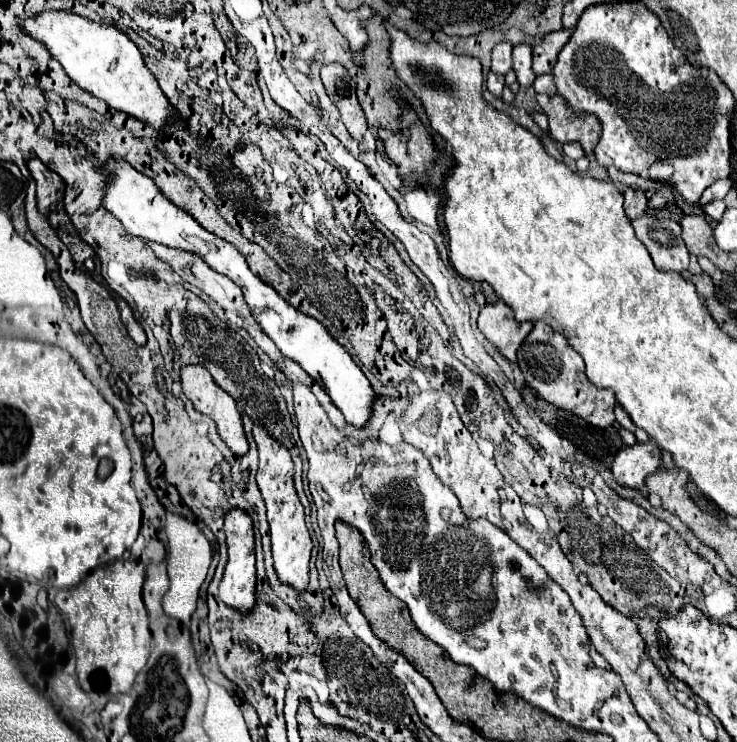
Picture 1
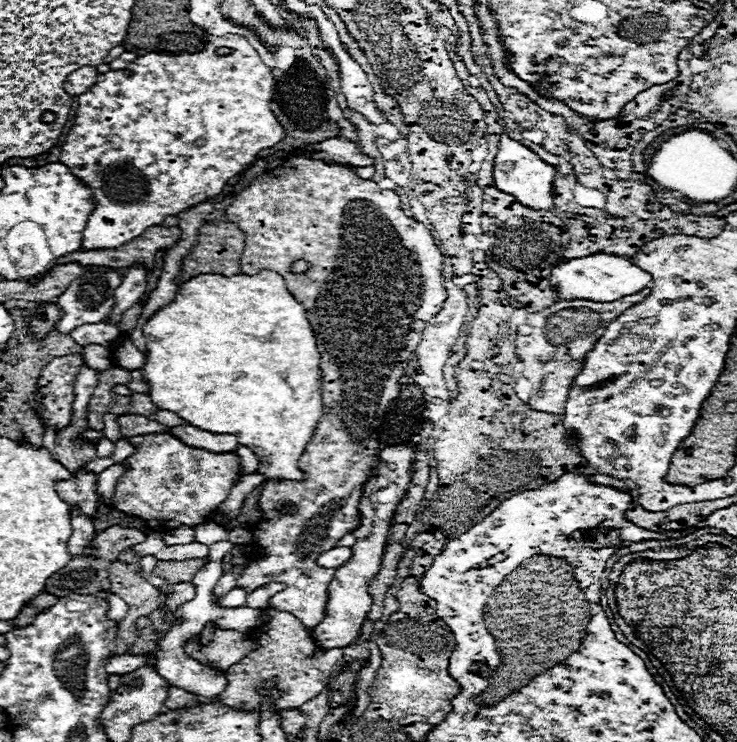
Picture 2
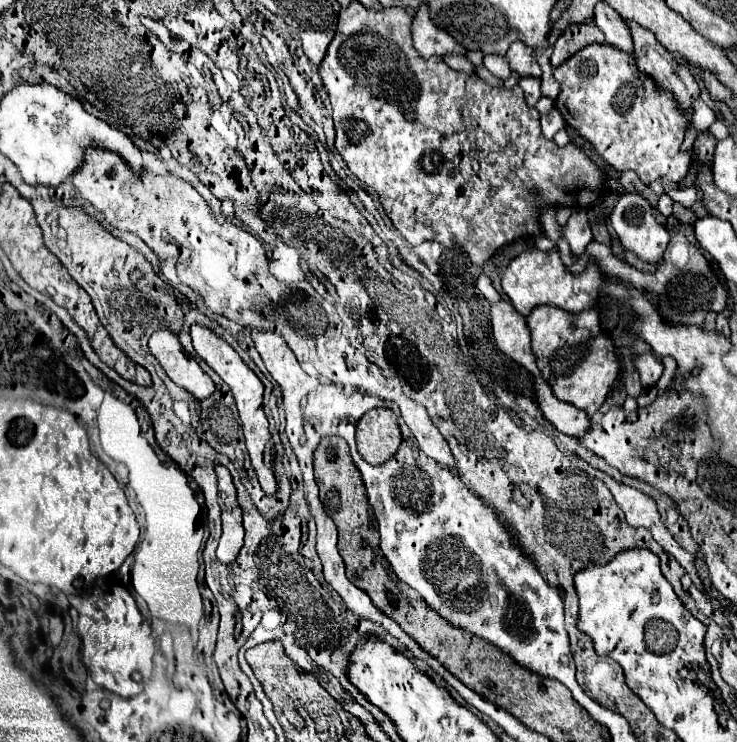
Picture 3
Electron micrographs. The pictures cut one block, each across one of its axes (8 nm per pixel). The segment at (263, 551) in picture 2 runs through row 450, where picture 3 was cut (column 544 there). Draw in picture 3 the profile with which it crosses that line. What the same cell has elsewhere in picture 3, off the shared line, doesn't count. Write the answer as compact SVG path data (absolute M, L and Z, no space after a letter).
M542 304L530 312L526 322L532 334L532 352L536 356L536 364L554 394L592 416L604 404L610 386L622 370L614 342L602 328L598 312L592 308L570 314L558 306Z

